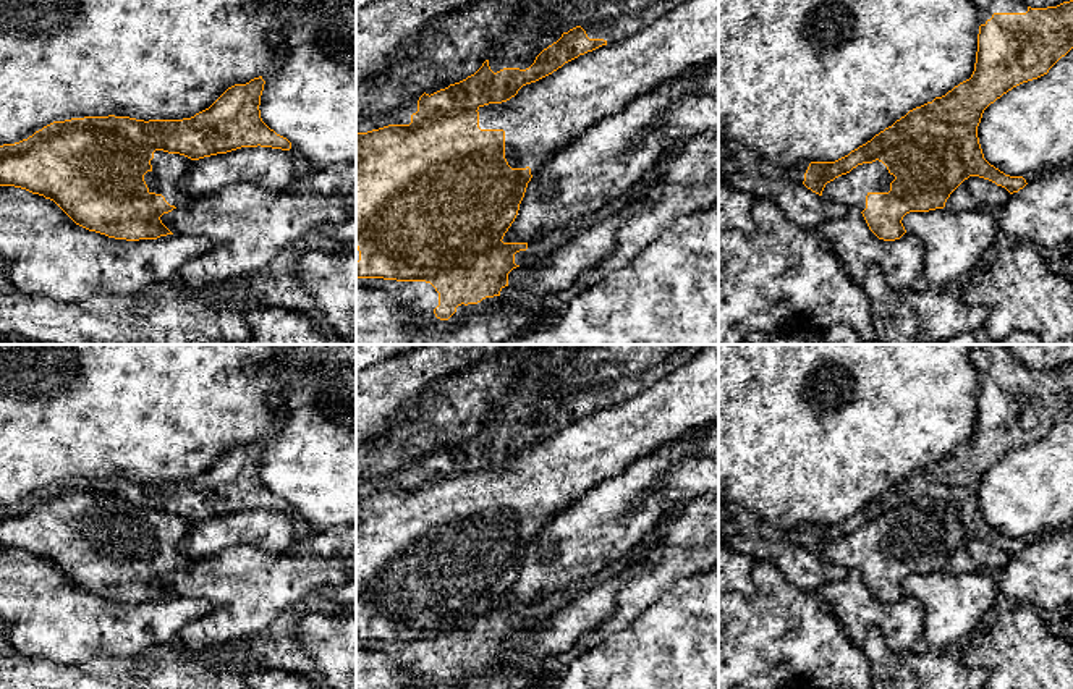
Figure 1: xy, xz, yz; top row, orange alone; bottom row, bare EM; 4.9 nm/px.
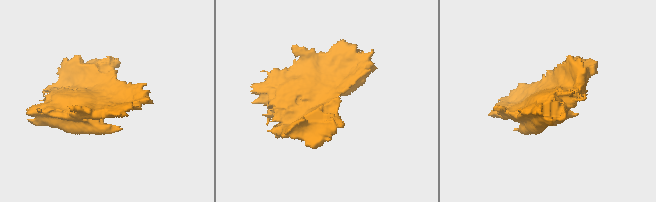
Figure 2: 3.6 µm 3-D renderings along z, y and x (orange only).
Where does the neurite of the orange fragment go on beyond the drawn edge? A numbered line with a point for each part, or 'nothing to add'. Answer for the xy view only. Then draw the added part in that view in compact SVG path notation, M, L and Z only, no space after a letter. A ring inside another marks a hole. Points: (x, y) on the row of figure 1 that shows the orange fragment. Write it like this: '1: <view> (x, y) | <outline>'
1: xy (167, 169) | M155 150L151 160L152 170L144 175L149 192L162 194L170 205L188 207L194 202L180 188L180 180L196 160L180 154Z

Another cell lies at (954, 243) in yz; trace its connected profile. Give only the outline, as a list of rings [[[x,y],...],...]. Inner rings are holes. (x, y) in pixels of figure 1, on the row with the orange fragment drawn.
[[[935,209],[929,212],[910,212],[901,220],[906,233],[914,235],[924,246],[924,278],[932,288],[953,288],[955,281],[981,262],[986,251],[995,244],[999,226],[986,210],[950,212]]]

